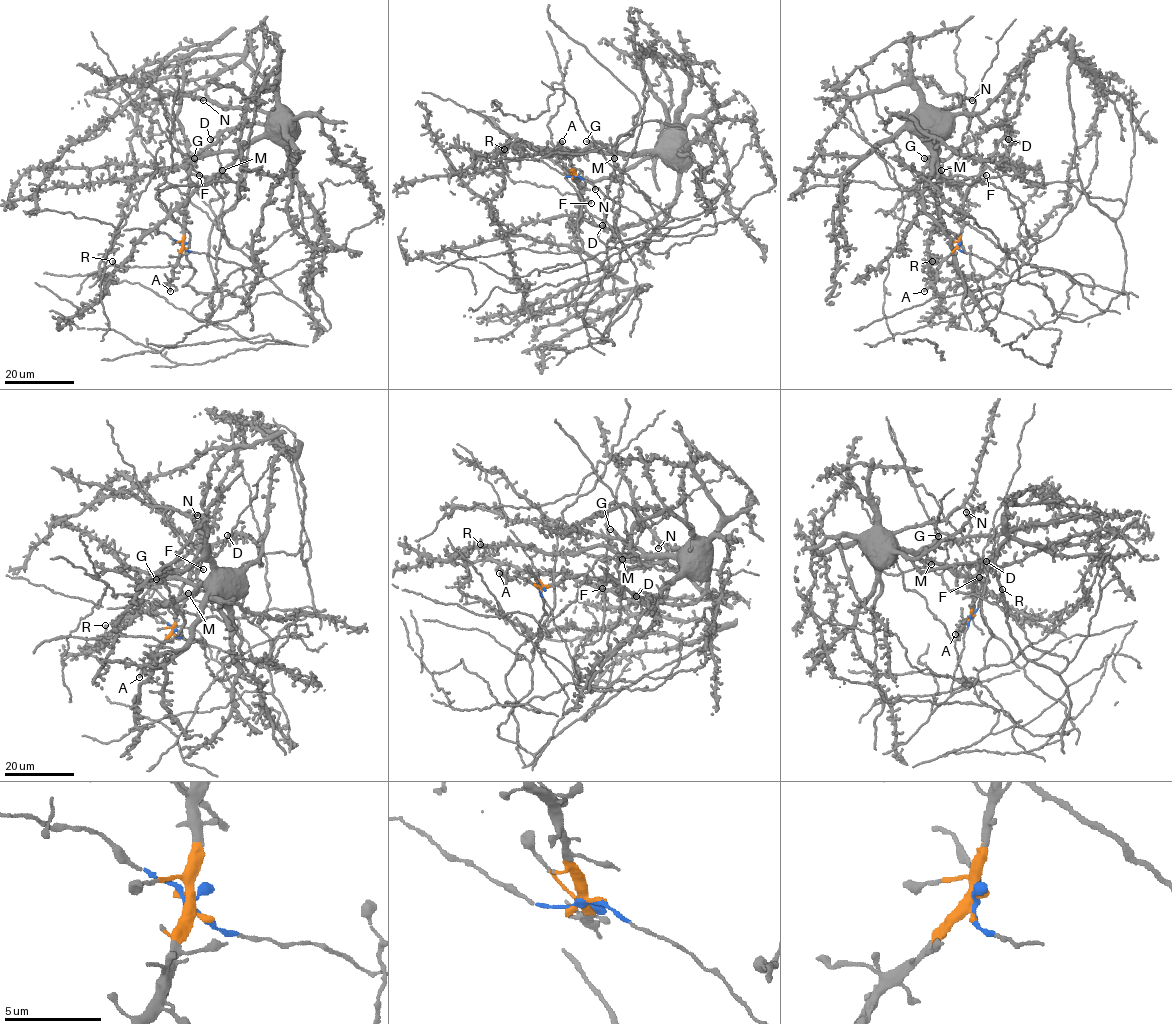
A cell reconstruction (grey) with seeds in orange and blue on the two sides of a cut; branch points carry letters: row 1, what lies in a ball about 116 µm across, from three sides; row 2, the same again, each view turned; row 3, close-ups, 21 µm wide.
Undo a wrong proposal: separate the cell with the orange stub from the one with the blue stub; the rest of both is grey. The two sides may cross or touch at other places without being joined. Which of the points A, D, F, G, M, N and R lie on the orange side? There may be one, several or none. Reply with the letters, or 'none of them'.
A, F

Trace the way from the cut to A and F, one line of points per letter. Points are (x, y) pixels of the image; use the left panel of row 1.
A: (183, 246), (173, 268), (170, 291)
F: (183, 246), (189, 175), (199, 175)

